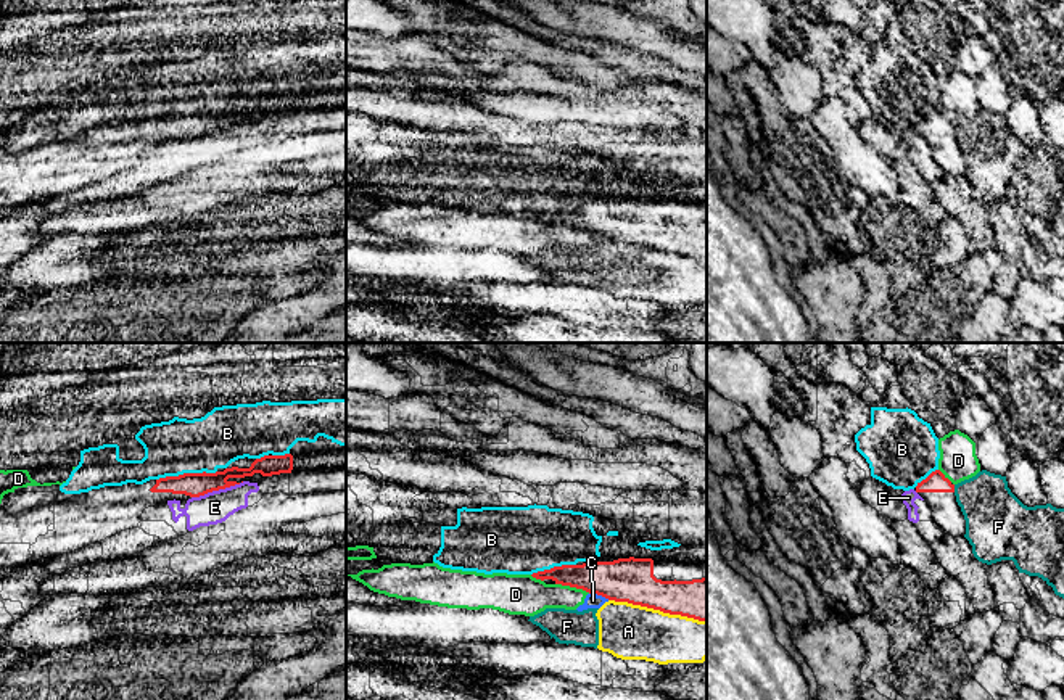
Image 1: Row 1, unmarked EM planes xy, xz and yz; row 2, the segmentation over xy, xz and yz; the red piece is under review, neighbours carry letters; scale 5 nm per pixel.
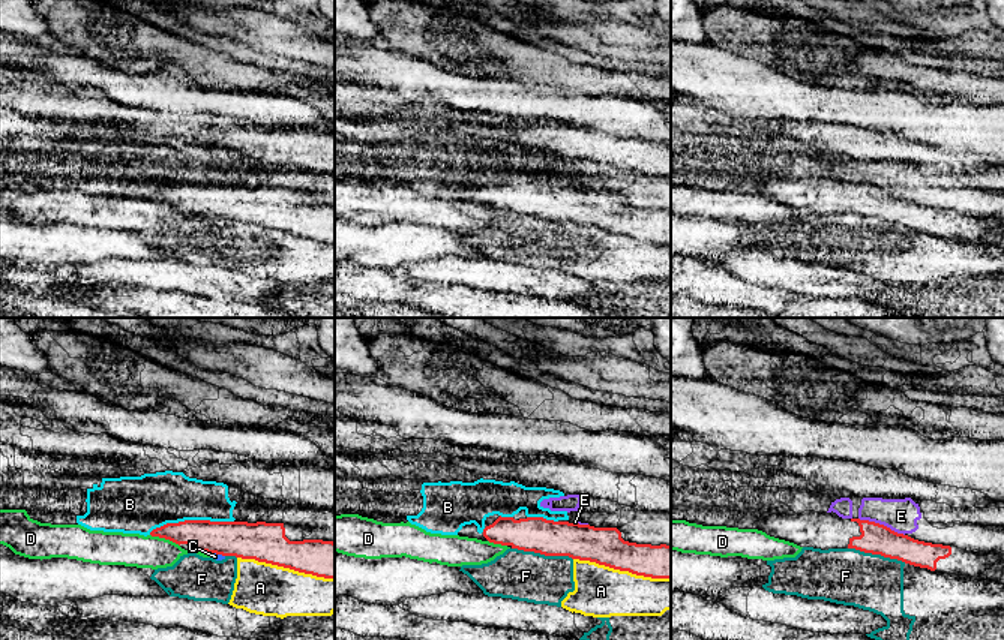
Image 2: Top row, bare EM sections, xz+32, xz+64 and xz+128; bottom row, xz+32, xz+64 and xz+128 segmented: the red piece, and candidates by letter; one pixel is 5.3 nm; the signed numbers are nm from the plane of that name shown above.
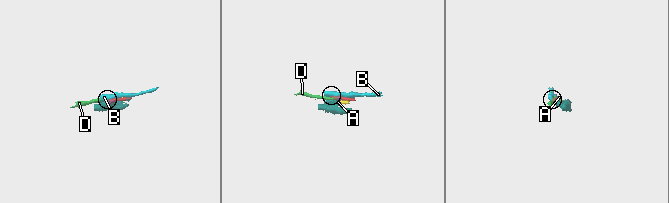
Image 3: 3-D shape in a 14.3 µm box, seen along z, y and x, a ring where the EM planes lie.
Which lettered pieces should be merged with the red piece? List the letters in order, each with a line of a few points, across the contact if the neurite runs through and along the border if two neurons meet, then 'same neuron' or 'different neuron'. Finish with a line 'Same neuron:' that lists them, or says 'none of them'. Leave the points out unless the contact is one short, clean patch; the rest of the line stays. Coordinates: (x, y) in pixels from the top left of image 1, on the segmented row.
A: different neuron
B: different neuron
C: line xz (589, 592), (609, 599); different neuron
D: different neuron
E: line xy (243, 481), (192, 498); different neuron
F: different neuron
Same neuron: none of them

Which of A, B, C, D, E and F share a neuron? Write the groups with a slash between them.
A / B / C D / E / F

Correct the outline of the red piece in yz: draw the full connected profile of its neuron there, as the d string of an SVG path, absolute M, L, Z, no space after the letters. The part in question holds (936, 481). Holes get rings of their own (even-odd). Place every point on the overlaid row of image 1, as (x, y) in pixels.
M932 471L918 483L914 491L932 510L934 521L943 534L963 537L966 534L966 520L956 502L955 484L940 471Z

